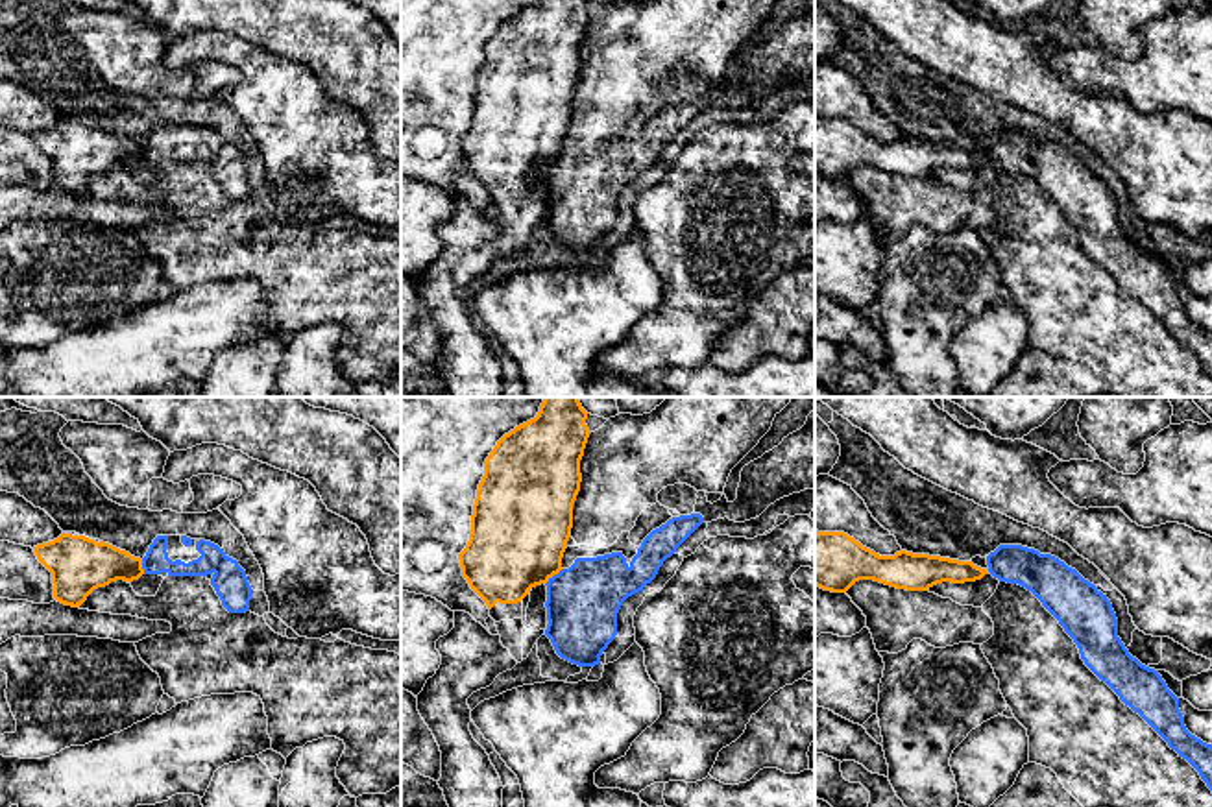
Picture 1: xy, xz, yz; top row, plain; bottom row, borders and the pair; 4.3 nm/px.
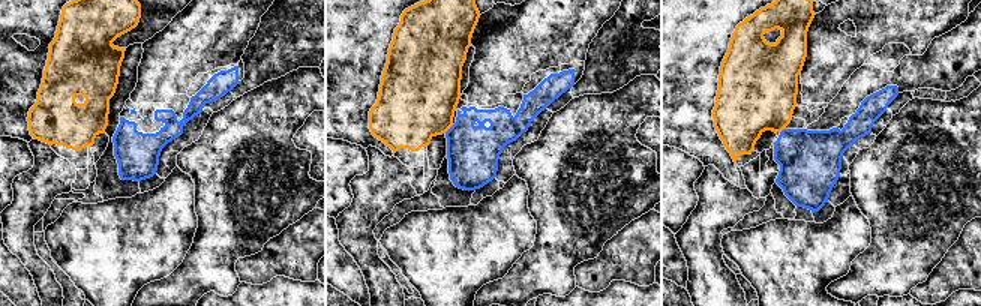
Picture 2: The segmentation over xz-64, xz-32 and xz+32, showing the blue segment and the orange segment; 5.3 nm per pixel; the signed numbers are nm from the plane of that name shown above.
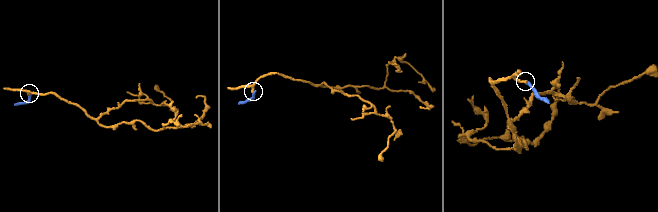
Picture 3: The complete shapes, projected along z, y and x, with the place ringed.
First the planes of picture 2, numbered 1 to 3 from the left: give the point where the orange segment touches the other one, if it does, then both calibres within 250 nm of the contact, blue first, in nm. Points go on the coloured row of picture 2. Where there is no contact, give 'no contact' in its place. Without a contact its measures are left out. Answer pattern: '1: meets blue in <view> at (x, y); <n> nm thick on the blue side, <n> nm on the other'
1: no contact
2: meets blue in xz-32 at (450, 128); 280 nm thick on the blue side, 420 nm on the other
3: meets blue in xz+32 at (782, 131); 340 nm thick on the blue side, 420 nm on the other

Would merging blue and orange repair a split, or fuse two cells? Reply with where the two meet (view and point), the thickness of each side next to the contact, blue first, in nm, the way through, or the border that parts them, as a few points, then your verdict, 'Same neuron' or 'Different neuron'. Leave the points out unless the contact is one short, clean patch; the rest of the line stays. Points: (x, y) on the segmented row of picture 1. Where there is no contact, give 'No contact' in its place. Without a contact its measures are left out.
Touches blue at xz (553, 577). Thickness 320 nm (blue) against 420 nm. Boundary: xz (562, 569), (545, 584). Different neuron

